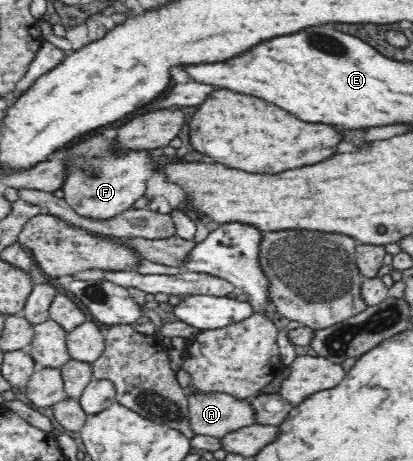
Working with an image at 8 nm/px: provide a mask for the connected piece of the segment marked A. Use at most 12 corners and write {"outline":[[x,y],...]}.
{"outline":[[188,397],[191,429],[225,437],[256,423],[249,399]]}

